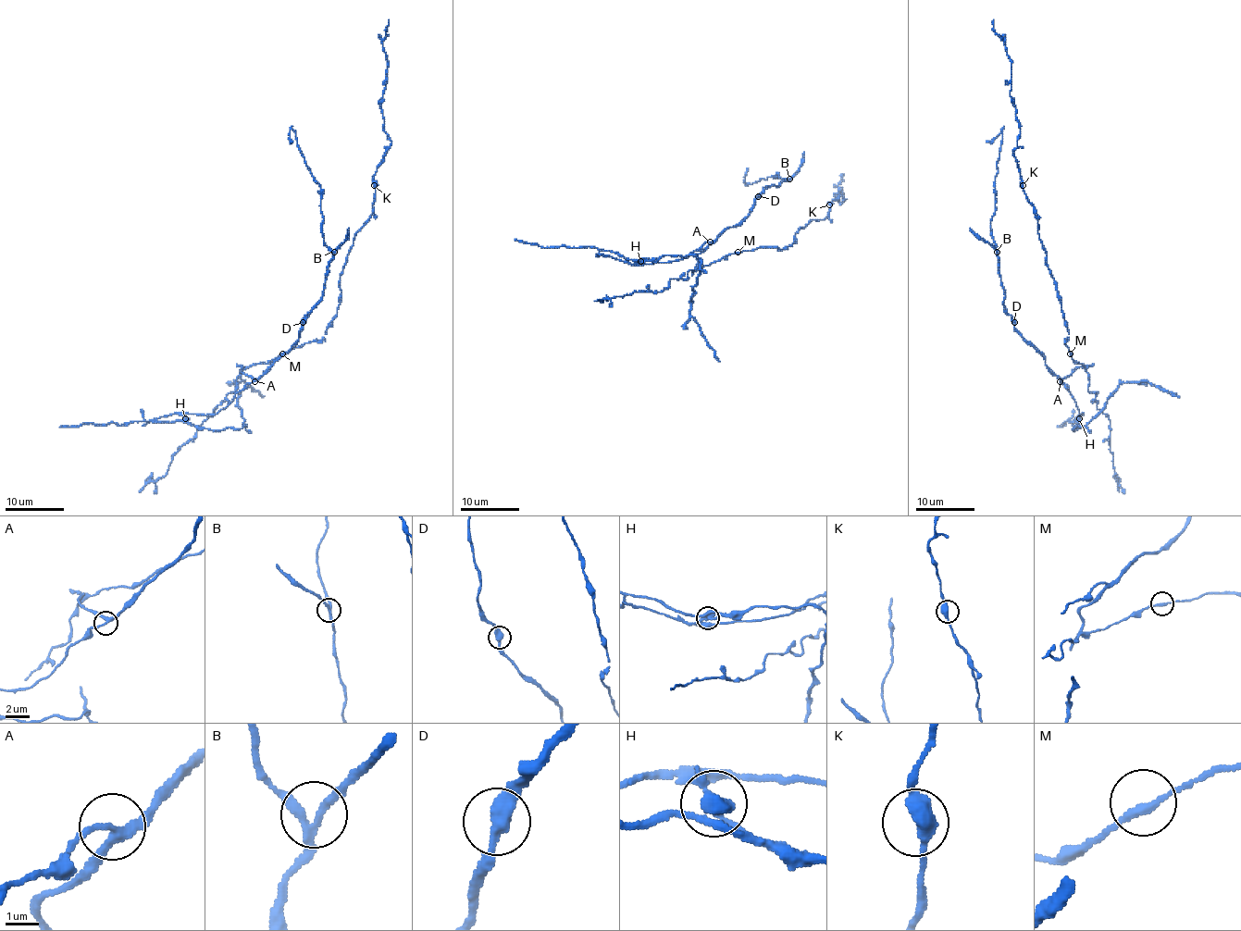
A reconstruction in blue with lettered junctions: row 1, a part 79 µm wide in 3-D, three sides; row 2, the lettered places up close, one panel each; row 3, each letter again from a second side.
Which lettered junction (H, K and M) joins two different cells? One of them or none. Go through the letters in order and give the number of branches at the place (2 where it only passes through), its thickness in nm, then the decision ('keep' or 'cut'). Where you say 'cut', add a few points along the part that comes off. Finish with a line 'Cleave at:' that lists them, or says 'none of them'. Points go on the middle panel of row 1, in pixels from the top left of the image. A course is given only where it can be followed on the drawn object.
H: 3 | 340 nm | cut | (640, 261), (686, 258), (740, 222), (768, 186), (777, 187), (788, 179), (777, 172), (746, 182), (746, 167)
K: 2 | 440 nm | keep
M: 2 | 200 nm | keep
Cleave at: H

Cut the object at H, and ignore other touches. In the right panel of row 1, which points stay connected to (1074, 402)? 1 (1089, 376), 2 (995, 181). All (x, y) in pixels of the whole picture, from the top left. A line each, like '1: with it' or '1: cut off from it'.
1: cut off from it
2: with it

